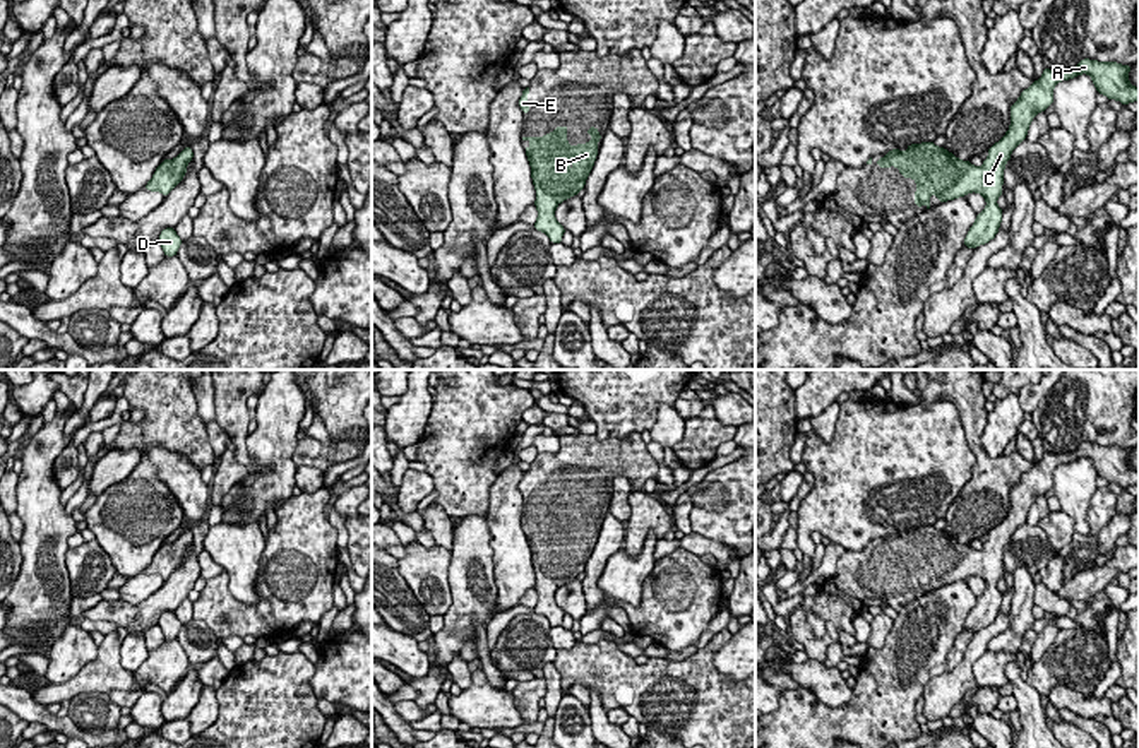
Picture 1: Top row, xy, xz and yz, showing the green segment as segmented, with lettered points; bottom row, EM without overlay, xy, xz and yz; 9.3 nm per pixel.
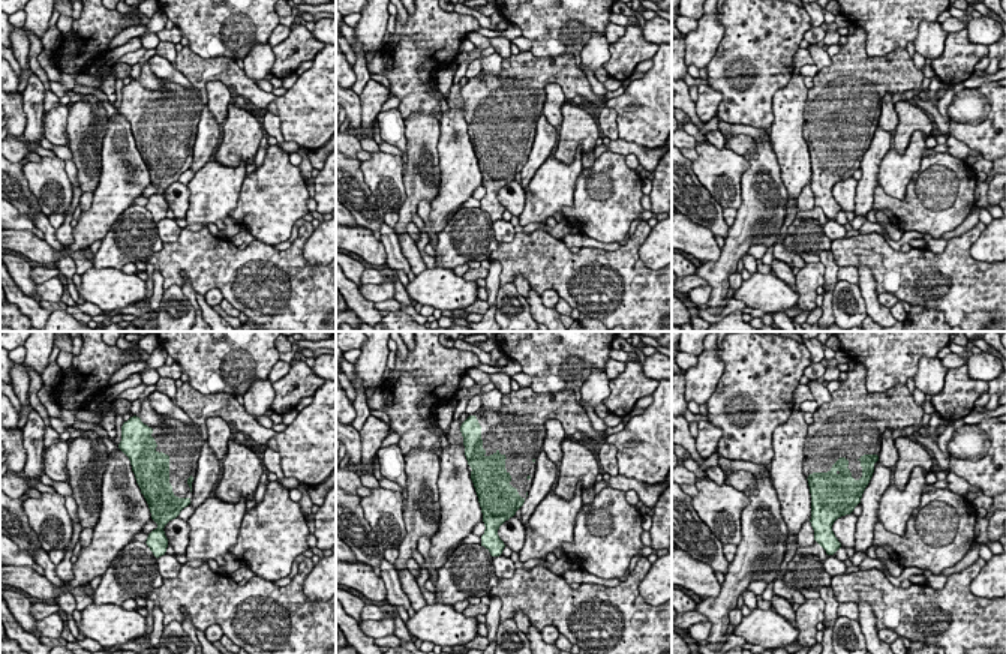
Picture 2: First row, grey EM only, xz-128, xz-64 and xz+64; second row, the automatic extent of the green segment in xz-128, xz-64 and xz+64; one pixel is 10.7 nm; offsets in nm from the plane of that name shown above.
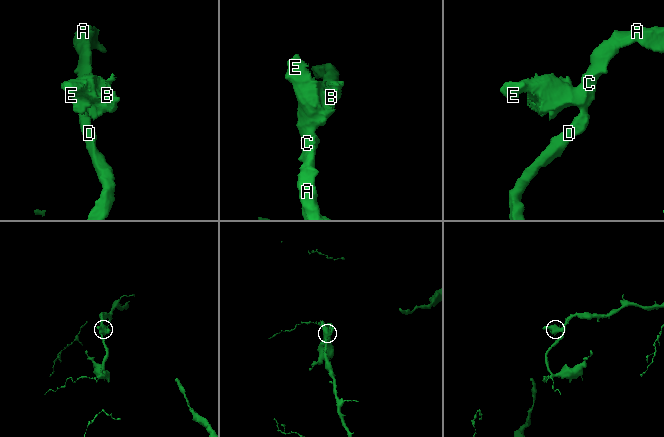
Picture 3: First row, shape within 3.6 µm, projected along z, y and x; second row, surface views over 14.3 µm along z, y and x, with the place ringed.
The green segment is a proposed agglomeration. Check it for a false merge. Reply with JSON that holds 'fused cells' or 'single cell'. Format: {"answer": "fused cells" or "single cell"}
{"answer": "single cell"}

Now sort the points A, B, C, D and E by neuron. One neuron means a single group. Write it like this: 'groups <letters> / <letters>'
groups A B C D E

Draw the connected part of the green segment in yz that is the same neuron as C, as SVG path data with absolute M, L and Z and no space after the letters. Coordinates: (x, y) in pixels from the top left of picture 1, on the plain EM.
M1082 442L1074 452L1043 452L1041 460L1012 486L1009 514L988 532L988 541L981 551L973 549L971 544L957 543L933 525L909 527L906 536L892 532L884 541L879 541L875 548L886 553L897 549L904 561L916 565L915 589L918 592L923 587L930 592L932 577L940 587L971 575L983 579L987 591L981 597L976 597L976 604L963 628L976 632L993 623L999 616L1002 592L997 589L997 582L1002 579L1005 548L1016 529L1026 524L1033 502L1053 488L1053 471L1060 464L1088 457L1100 478L1127 490L1132 484L1139 484L1139 471L1129 466L1130 450L1117 445Z

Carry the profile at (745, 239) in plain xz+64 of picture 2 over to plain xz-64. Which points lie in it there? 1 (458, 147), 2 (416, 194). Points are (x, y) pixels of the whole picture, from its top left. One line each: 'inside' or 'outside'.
1: outside
2: inside

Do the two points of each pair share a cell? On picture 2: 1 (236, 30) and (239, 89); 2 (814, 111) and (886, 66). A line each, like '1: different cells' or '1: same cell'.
1: different cells
2: same cell

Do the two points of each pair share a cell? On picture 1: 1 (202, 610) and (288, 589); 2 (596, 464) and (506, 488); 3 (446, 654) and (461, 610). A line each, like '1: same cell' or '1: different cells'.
1: same cell
2: different cells
3: same cell

